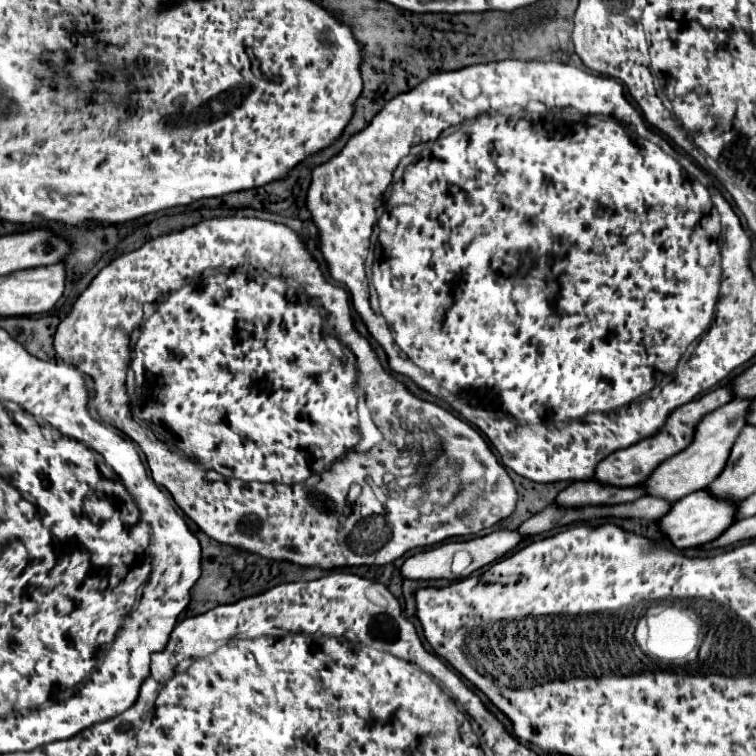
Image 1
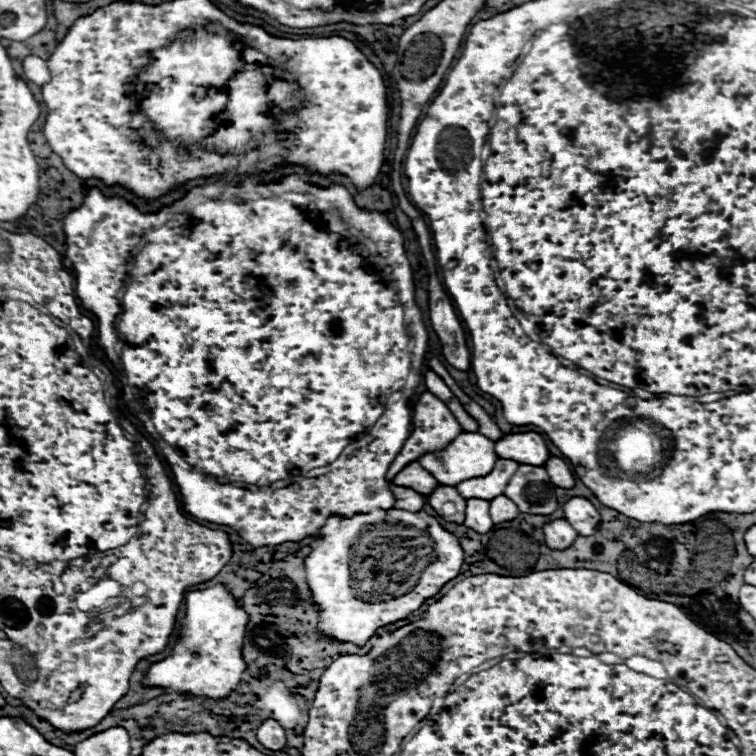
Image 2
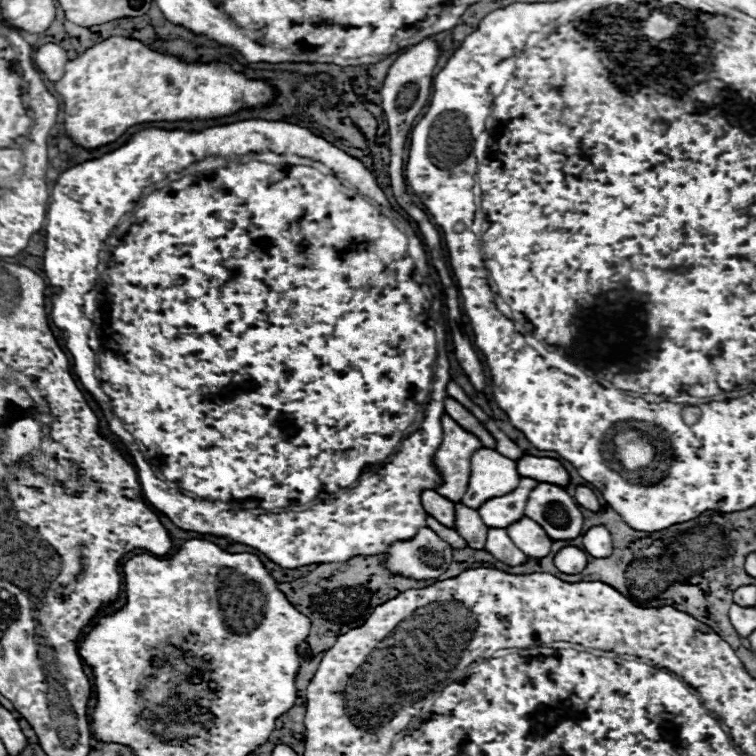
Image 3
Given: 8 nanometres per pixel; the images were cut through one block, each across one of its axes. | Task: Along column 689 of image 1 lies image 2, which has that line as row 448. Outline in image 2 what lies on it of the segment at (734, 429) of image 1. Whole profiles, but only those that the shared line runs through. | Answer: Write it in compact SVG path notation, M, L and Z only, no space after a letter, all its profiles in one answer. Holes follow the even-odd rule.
M462 432L458 434L452 444L448 444L446 450L436 452L436 454L426 454L422 456L418 462L442 484L442 486L458 486L460 482L464 482L466 478L480 478L484 474L488 474L488 470L492 470L492 466L496 464L498 454L494 452L494 442L488 440L482 434L468 434Z

